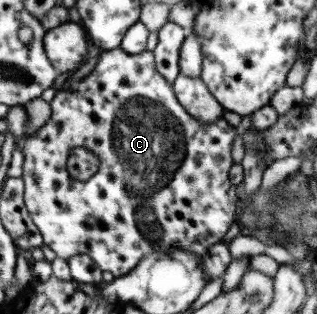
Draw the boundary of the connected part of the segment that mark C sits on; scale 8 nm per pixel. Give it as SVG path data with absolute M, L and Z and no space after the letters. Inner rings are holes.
M117 48L111 51L103 51L96 67L90 75L81 79L74 91L60 91L53 99L52 117L47 121L43 128L39 128L35 135L29 137L23 143L23 155L25 155L24 173L22 179L25 183L25 202L35 224L38 224L44 242L59 257L66 262L74 256L89 255L99 265L101 270L114 274L116 279L121 278L134 271L145 255L152 254L153 251L170 251L171 249L183 249L198 257L203 256L212 244L223 242L224 234L229 228L229 223L235 216L235 184L229 180L229 167L232 165L230 151L233 139L236 137L237 129L231 127L223 118L218 118L213 124L203 124L187 109L179 103L178 98L172 88L172 82L165 81L155 67L155 58L152 52L141 52L132 54L125 52L124 49ZM75 147L85 147L93 150L101 157L100 170L97 171L89 180L77 180L72 176L71 167L68 165L72 150ZM159 176L169 176L165 184L159 188Z

